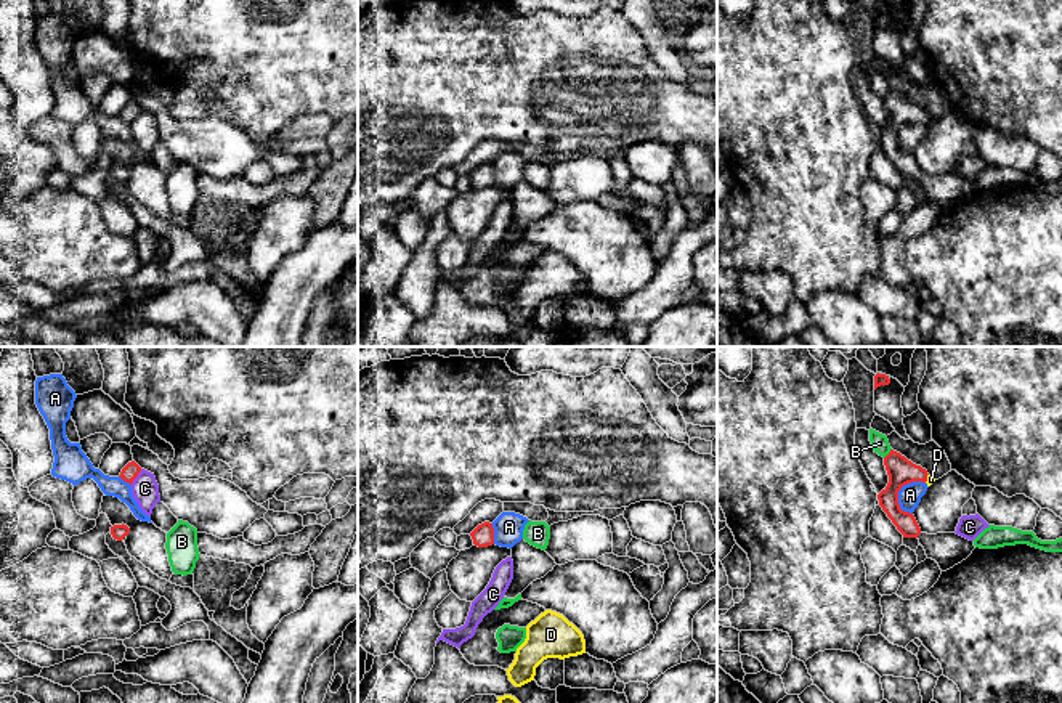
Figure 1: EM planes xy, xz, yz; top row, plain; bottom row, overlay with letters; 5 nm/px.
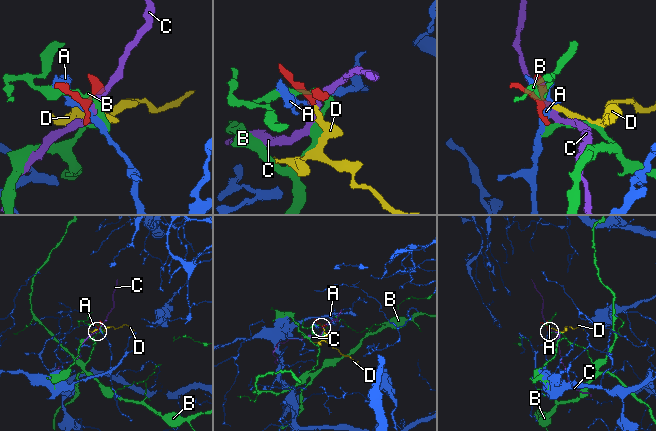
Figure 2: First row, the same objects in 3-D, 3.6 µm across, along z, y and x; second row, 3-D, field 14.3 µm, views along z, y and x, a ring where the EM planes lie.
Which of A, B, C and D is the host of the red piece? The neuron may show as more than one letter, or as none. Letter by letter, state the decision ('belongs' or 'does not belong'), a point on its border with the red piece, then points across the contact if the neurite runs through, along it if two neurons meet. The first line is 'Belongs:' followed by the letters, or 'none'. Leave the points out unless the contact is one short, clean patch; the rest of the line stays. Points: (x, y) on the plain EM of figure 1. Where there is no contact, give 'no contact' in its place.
Belongs: D
A: does not belong | yz (900, 129) | along yz (924, 122), (908, 122), (899, 132), (899, 148), (902, 151)
B: does not belong | yz (889, 93) | along yz (891, 89), (884, 98)
C: does not belong | xy (137, 116) | along xy (141, 109), (130, 124)
D: belongs | yz (926, 119) | across yz (900, 111), (916, 113), (926, 119), (931, 121)

